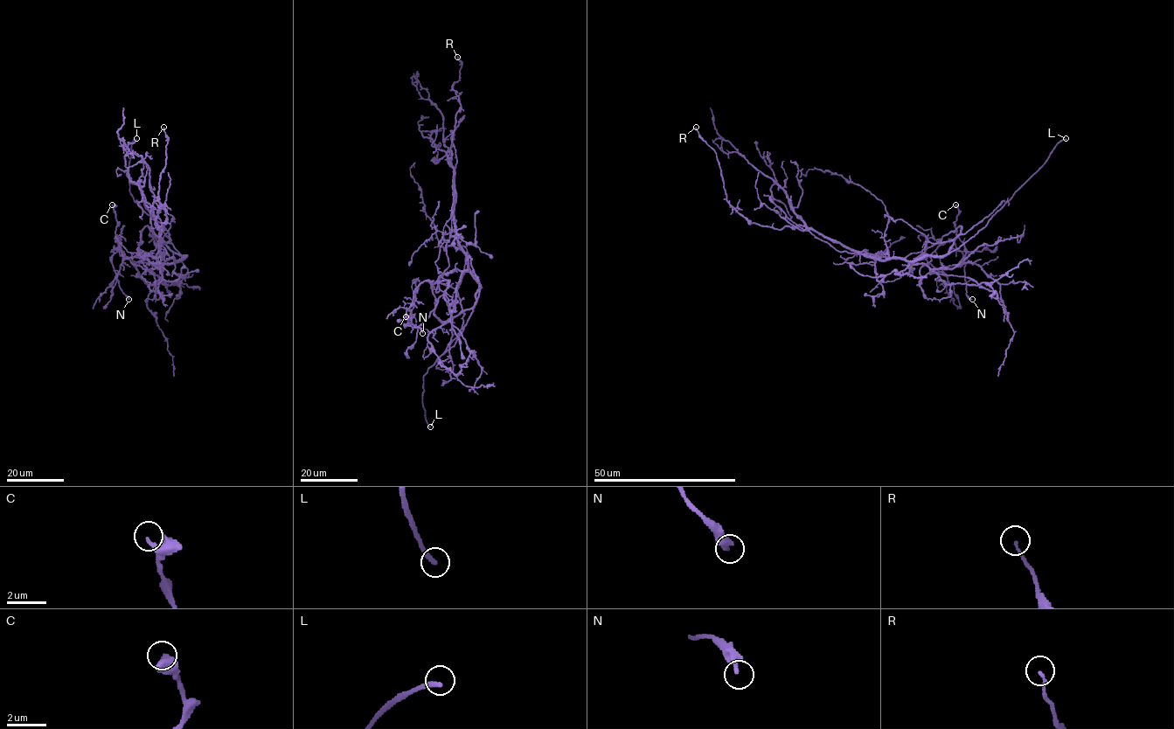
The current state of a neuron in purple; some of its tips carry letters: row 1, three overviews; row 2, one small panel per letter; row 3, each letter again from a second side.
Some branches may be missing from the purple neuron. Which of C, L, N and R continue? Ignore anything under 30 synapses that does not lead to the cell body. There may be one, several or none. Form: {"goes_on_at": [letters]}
{"goes_on_at": ["L"]}

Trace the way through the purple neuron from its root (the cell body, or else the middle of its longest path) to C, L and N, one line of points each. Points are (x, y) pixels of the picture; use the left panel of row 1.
C: (164, 260), (158, 262), (150, 253), (144, 253), (143, 265), (154, 275), (132, 263), (116, 236), (112, 204)
L: (164, 260), (179, 260), (186, 255), (175, 248), (129, 192), (128, 165), (131, 143), (136, 138)
N: (164, 260), (174, 261), (159, 267), (141, 254), (125, 259), (117, 240), (114, 271), (128, 299)

